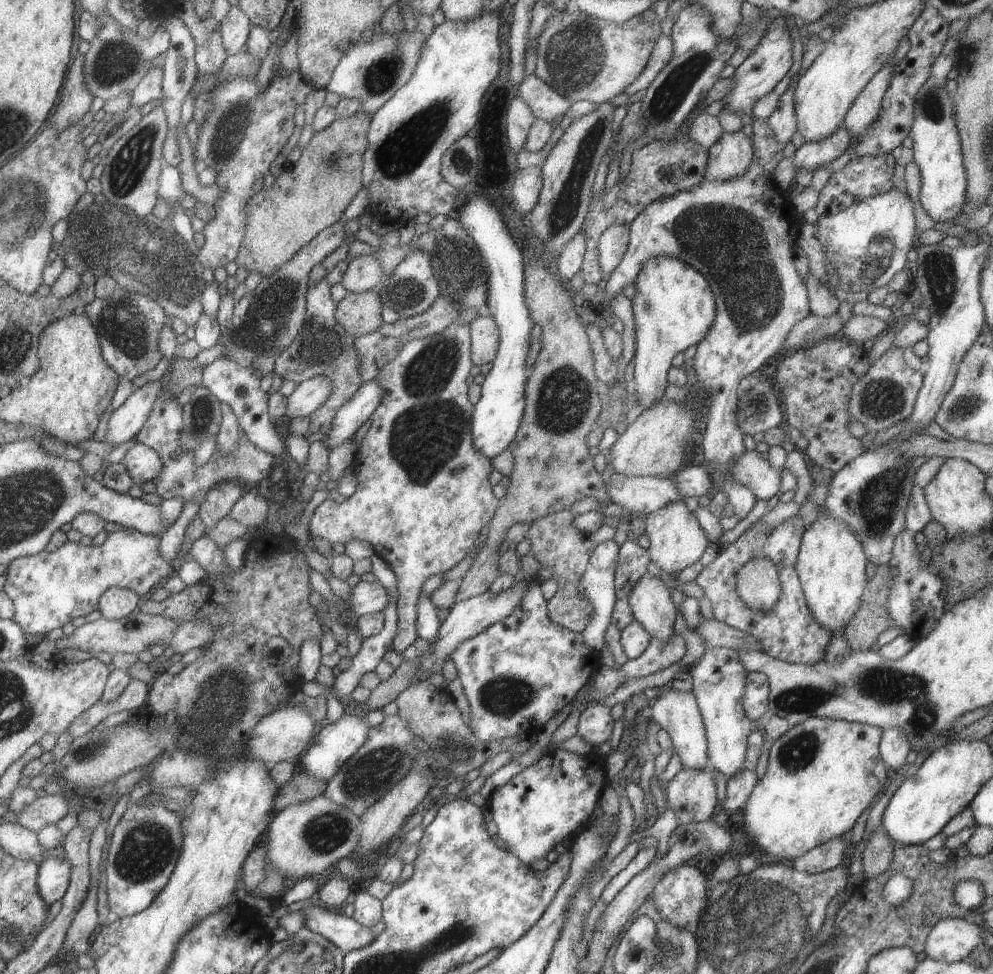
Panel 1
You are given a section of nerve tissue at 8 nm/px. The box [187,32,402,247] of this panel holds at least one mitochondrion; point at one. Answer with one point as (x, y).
(229, 131)

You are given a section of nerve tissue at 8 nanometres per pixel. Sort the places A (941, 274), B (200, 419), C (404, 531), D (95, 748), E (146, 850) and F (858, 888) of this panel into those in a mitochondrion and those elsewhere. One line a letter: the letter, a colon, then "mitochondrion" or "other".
A: mitochondrion
B: mitochondrion
C: other
D: mitochondrion
E: mitochondrion
F: other

